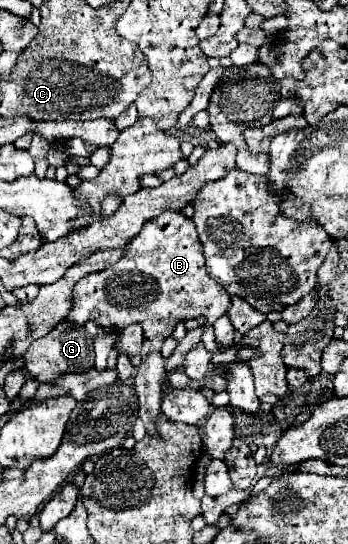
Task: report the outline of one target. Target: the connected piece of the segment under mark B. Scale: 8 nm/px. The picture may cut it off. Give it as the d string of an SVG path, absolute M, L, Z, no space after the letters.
M168 209L156 219L150 219L148 223L144 223L142 231L136 237L132 237L130 243L126 243L124 255L120 257L118 263L108 267L108 271L96 271L92 275L86 275L84 279L80 279L80 283L76 283L74 293L72 293L72 311L66 315L66 319L70 323L80 323L80 325L84 325L86 321L94 321L98 327L104 327L108 331L118 331L132 323L142 325L144 329L144 345L140 351L142 363L134 377L136 379L134 389L138 395L138 417L146 423L146 433L156 435L156 429L152 423L156 421L160 413L160 403L162 403L164 389L166 389L164 359L160 355L160 347L164 339L172 335L174 327L180 321L196 319L200 315L208 319L208 325L214 325L214 321L228 311L228 303L232 303L230 295L220 283L216 283L208 275L204 267L204 253L202 253L202 243L196 233L196 225L182 211Z

